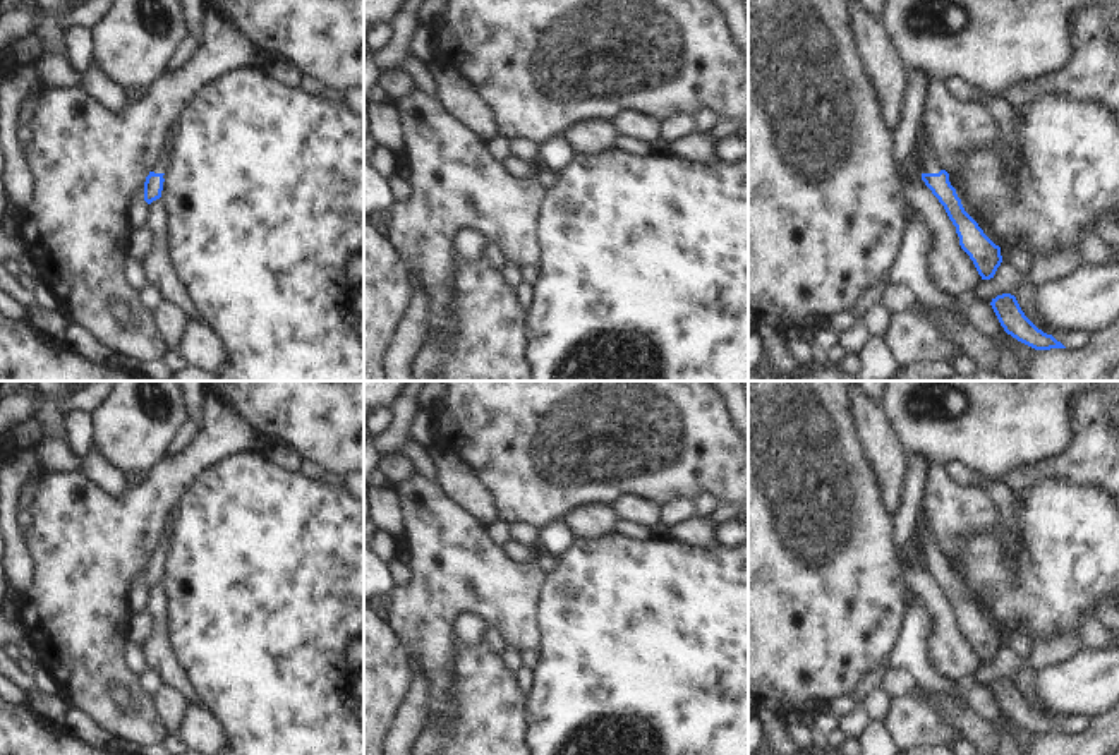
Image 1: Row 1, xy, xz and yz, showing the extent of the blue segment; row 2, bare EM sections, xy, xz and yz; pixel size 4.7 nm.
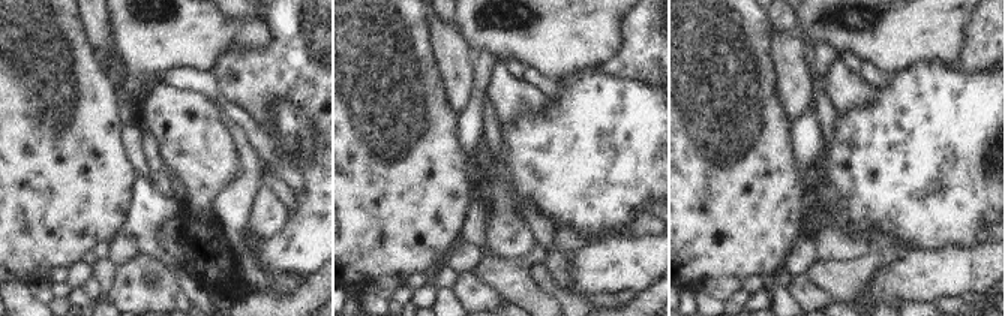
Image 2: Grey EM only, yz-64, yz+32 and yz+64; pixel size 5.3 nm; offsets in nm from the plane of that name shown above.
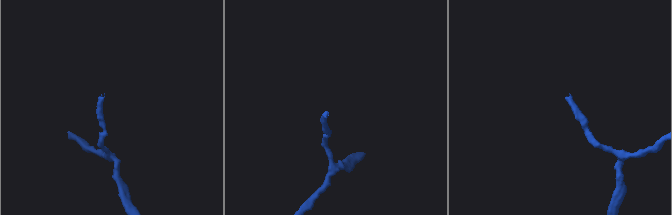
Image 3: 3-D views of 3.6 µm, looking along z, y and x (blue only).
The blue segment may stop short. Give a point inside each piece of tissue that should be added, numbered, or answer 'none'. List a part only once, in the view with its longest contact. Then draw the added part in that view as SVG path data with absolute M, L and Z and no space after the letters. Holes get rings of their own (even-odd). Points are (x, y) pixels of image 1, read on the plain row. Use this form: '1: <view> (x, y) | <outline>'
1: yz (927, 548) | M922 527L922 530L920 530L916 547L918 547L920 558L939 558L942 554L925 527Z

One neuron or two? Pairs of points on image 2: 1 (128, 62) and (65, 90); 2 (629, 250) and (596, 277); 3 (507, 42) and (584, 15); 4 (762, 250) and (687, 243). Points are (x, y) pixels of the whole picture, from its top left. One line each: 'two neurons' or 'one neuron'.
1: two neurons
2: one neuron
3: one neuron
4: one neuron

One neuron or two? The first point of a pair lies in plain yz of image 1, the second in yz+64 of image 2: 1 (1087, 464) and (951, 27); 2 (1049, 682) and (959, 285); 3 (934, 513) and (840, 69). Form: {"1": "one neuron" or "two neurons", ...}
{"1": "two neurons", "2": "one neuron", "3": "one neuron"}

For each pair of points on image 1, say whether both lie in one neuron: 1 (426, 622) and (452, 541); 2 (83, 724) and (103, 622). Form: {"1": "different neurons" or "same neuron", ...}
{"1": "same neuron", "2": "different neurons"}

